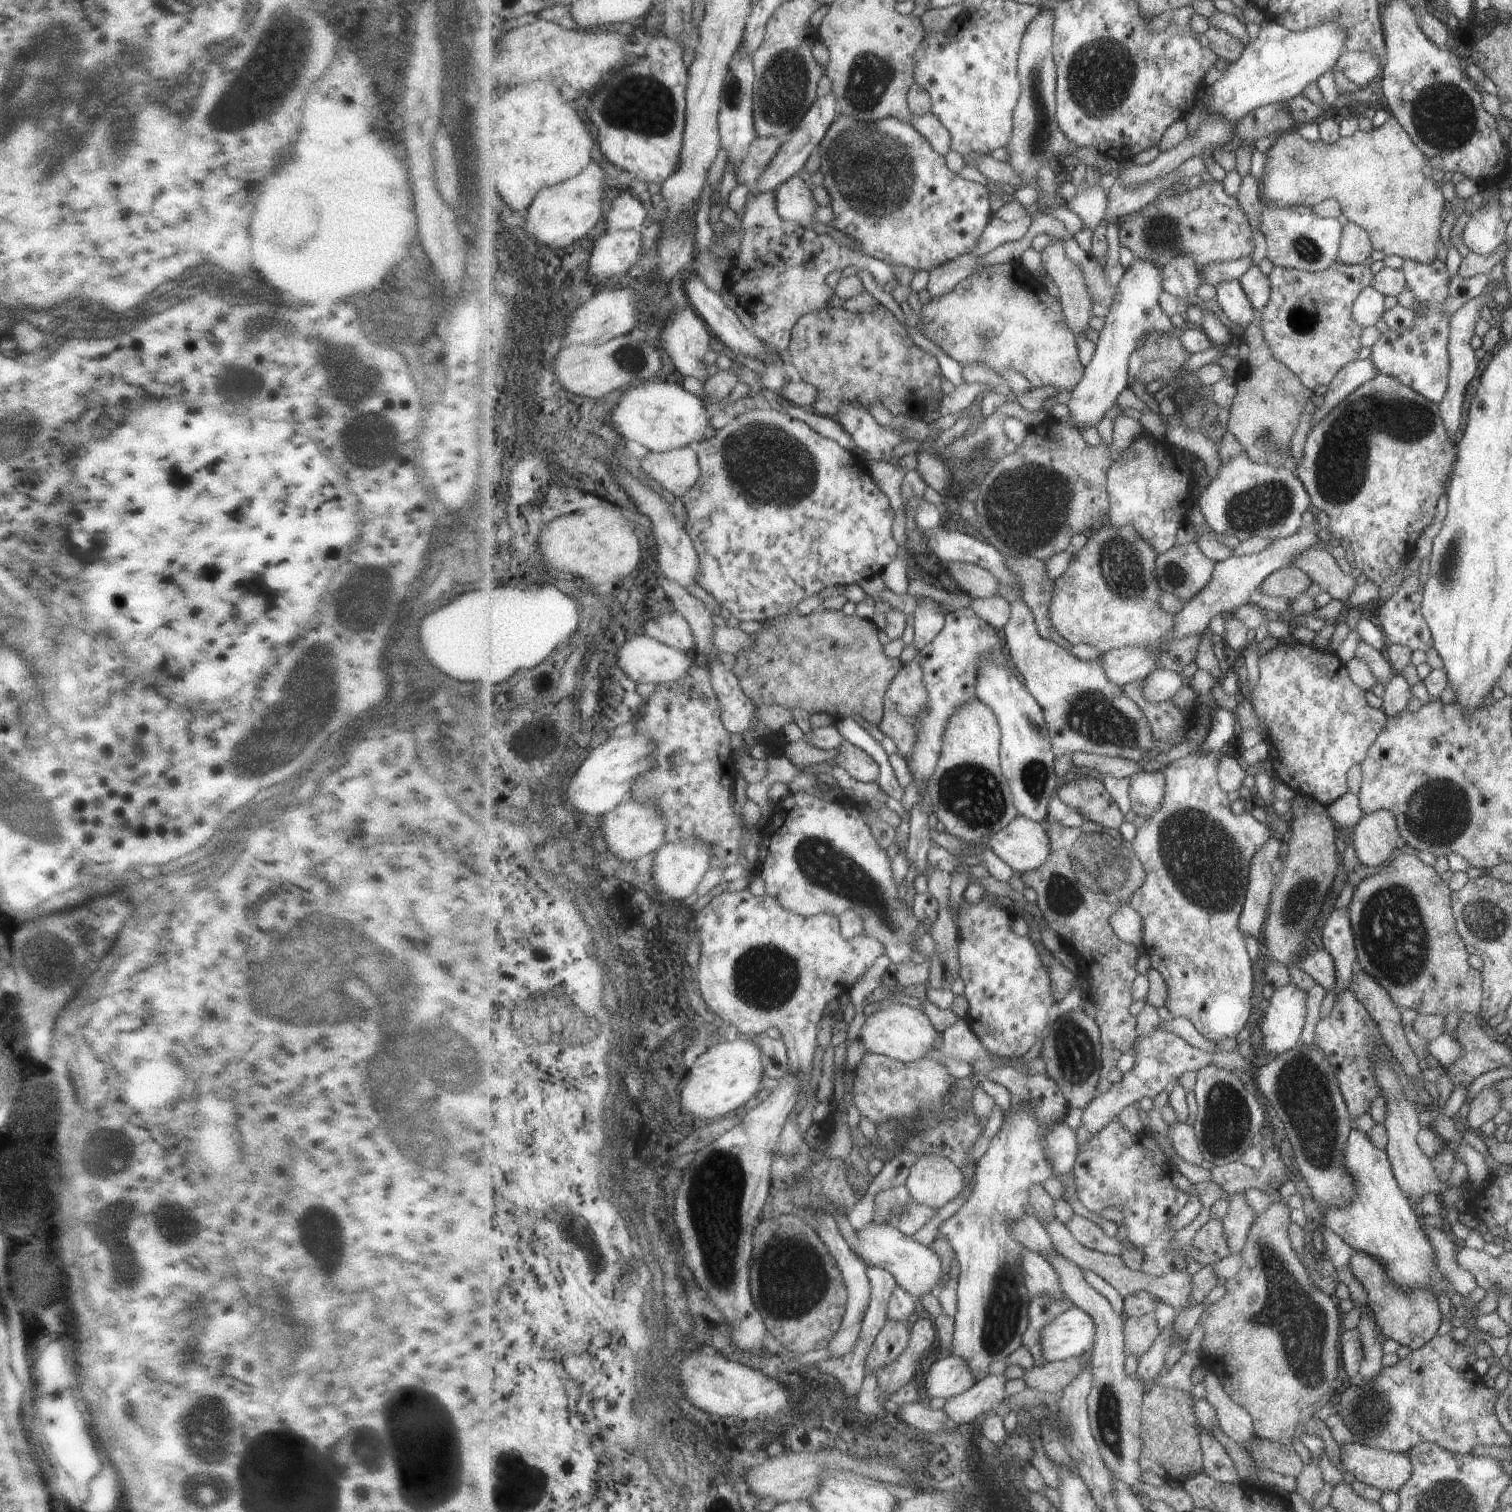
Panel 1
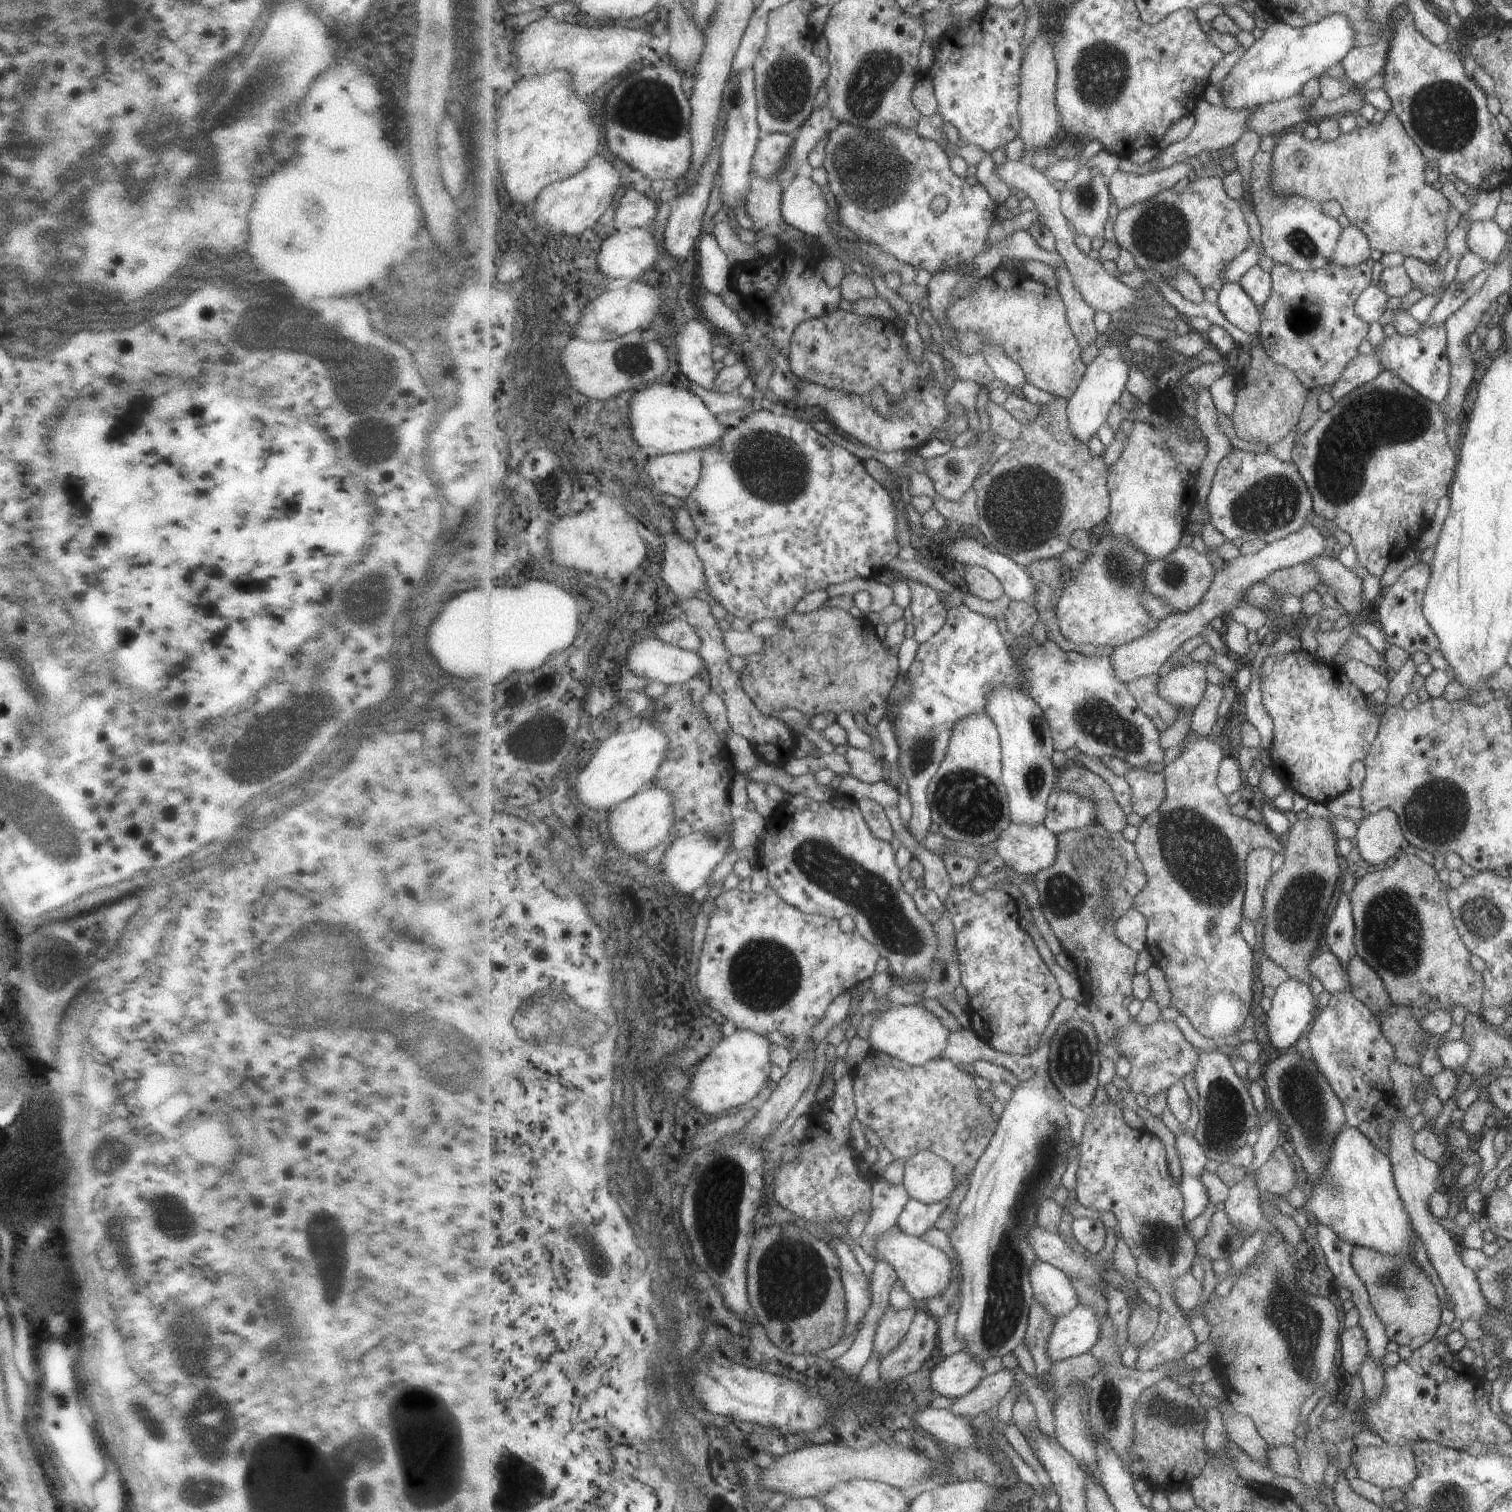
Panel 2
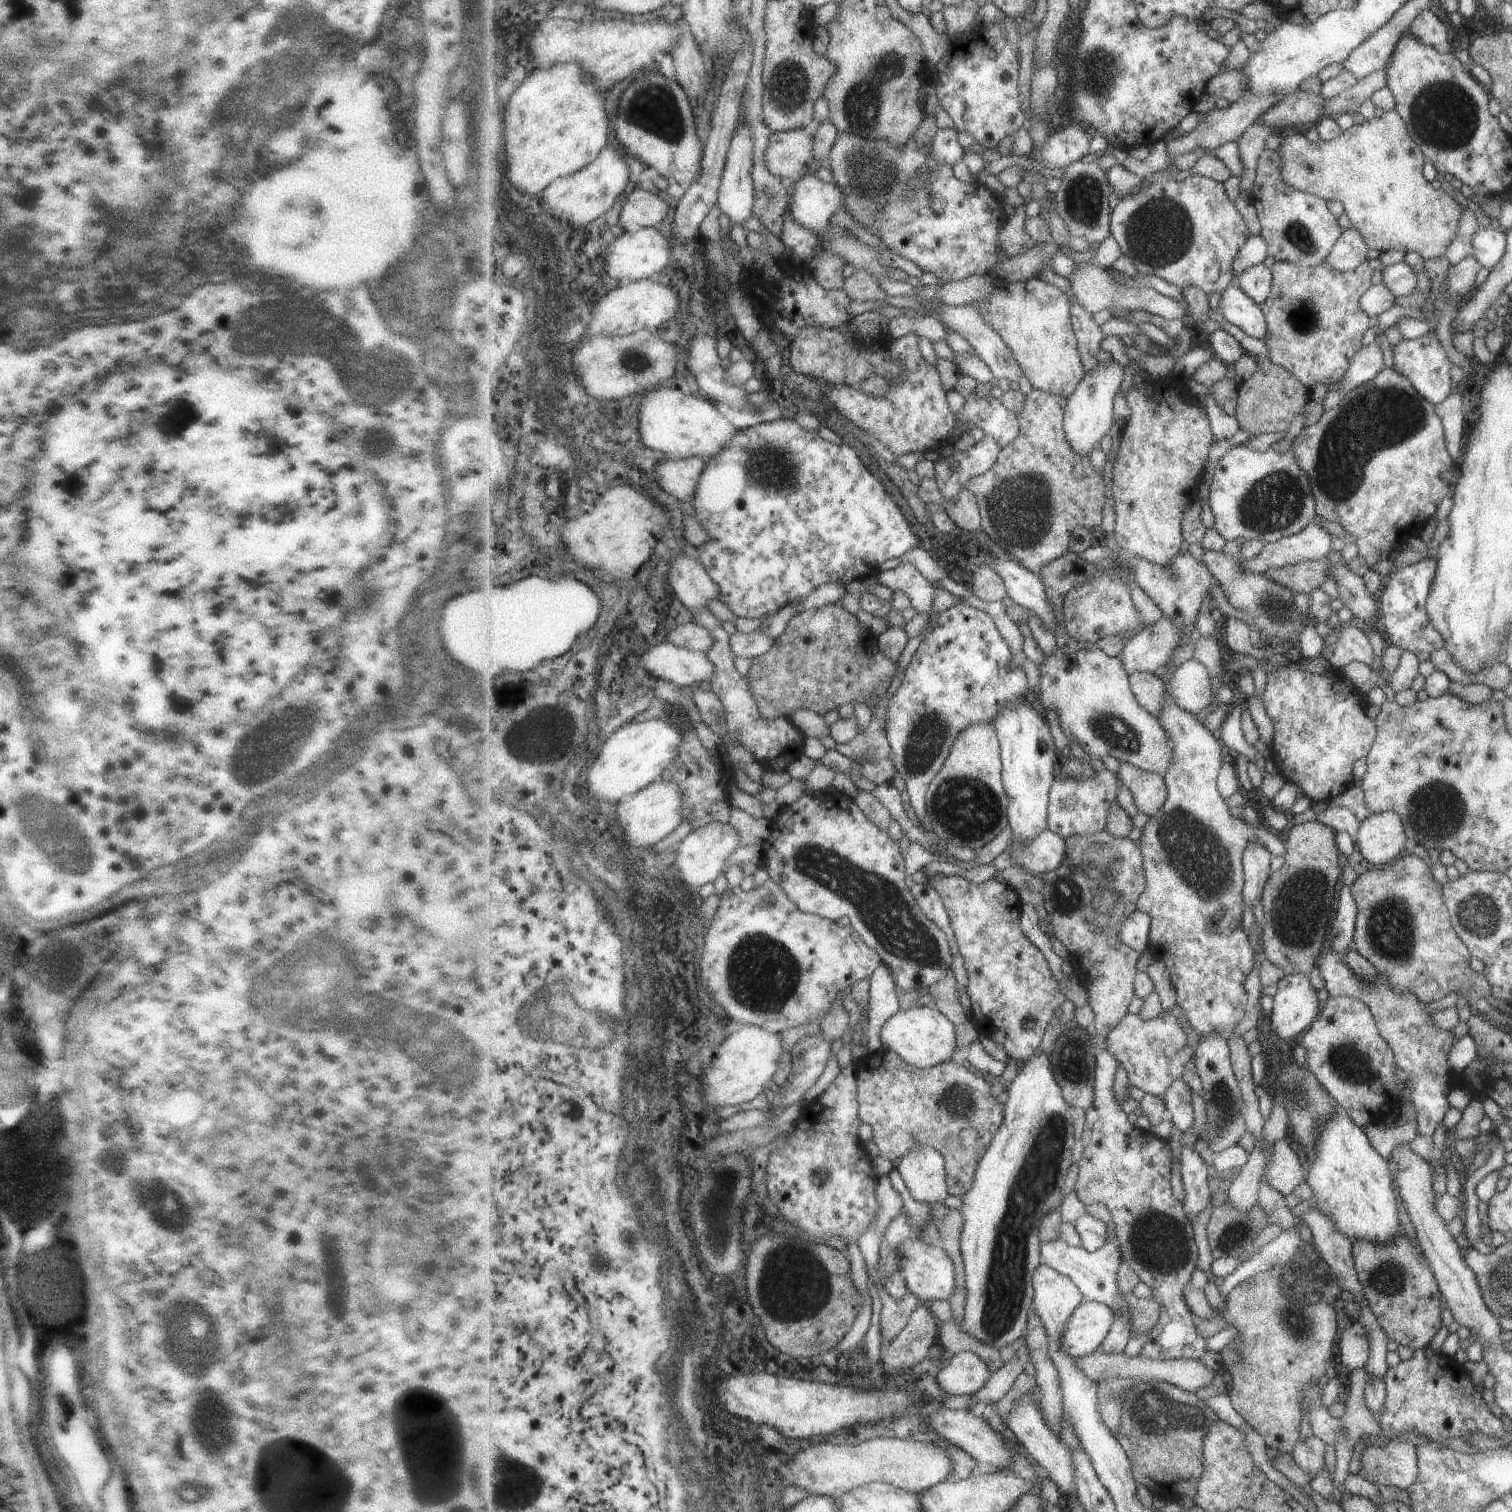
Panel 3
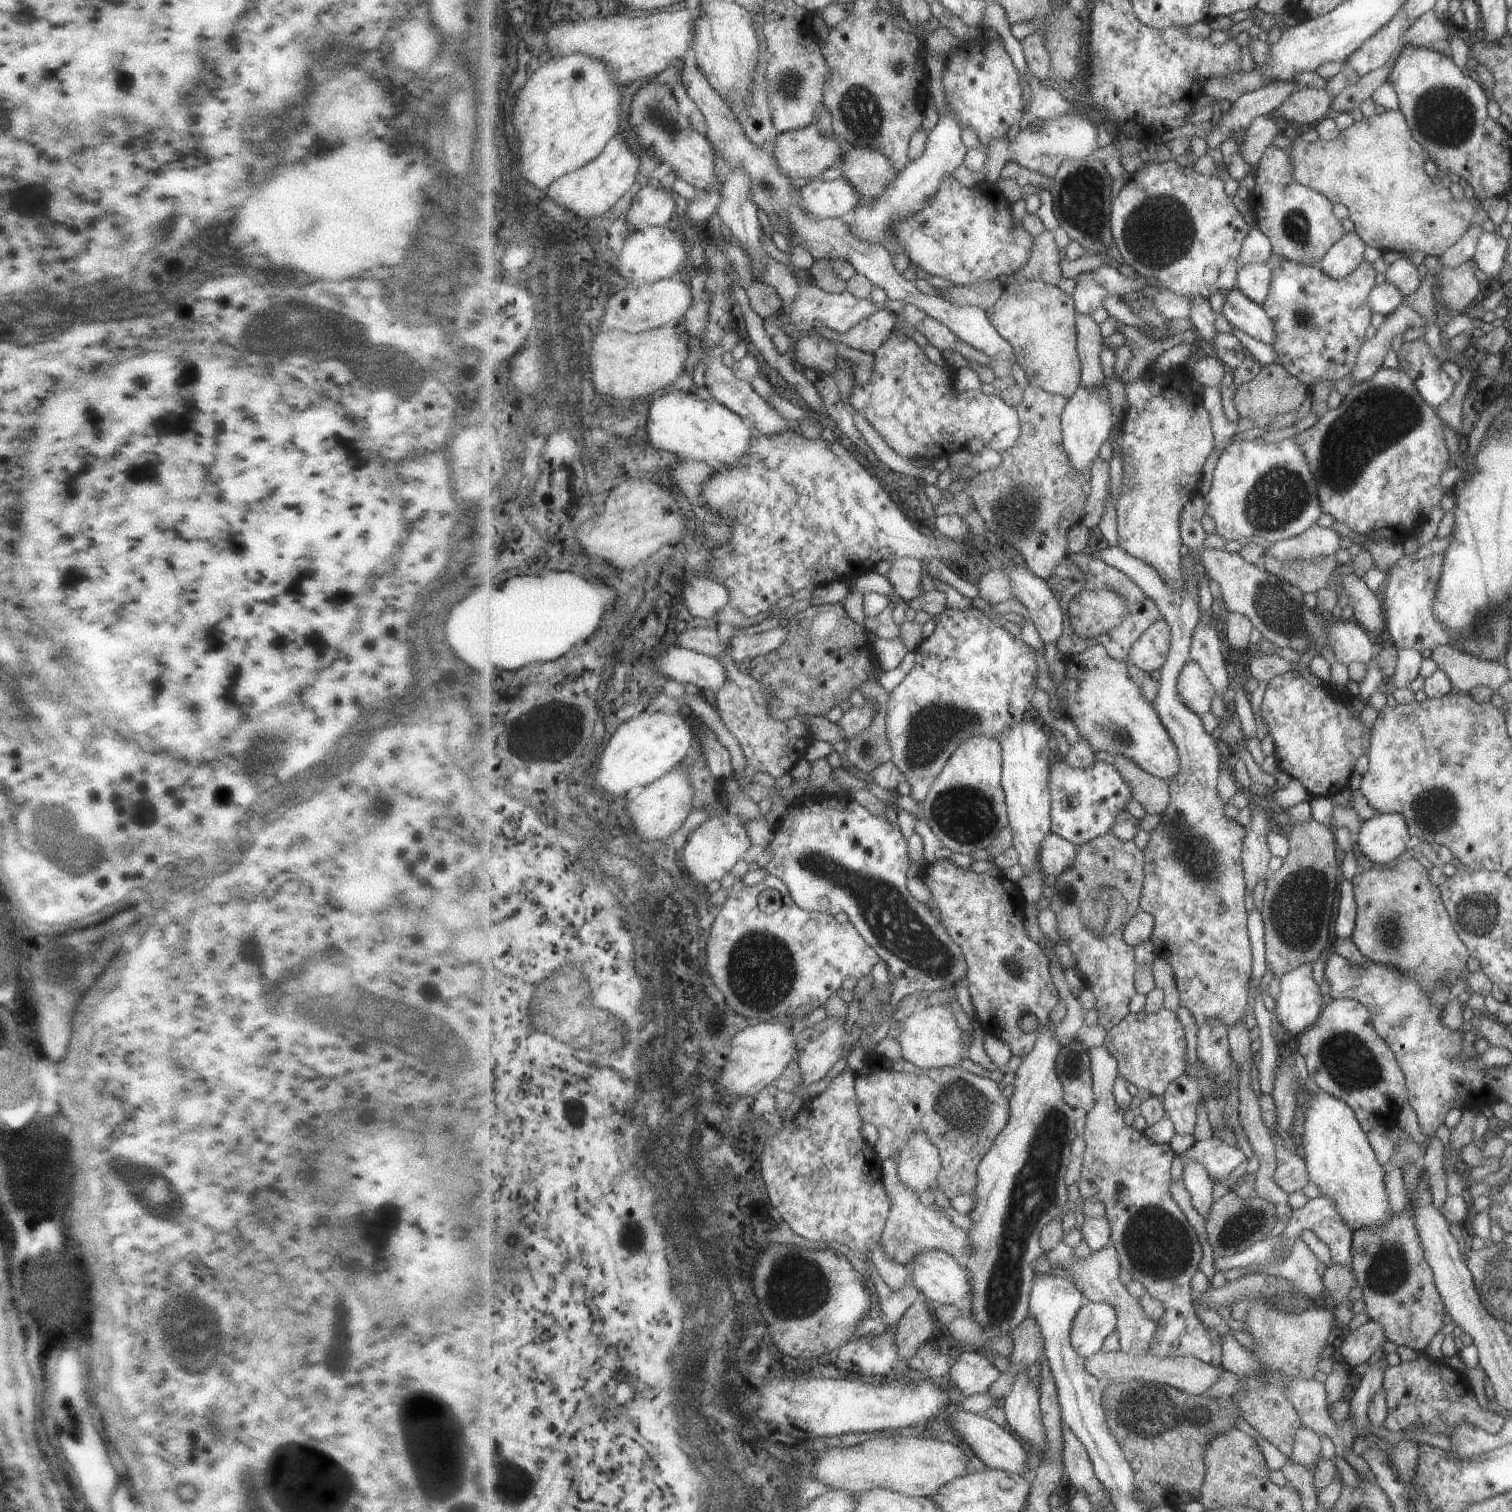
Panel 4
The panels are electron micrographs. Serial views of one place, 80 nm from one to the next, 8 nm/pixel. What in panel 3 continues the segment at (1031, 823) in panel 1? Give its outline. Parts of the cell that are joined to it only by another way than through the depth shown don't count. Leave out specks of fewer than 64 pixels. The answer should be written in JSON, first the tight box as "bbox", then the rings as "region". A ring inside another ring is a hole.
{"bbox":[1007,829,1069,874],"region":[[[1048,829],[1027,846],[1019,846],[1013,836],[1013,842],[1007,849],[1013,854],[1015,862],[1033,874],[1056,871],[1069,856],[1068,840]]]}

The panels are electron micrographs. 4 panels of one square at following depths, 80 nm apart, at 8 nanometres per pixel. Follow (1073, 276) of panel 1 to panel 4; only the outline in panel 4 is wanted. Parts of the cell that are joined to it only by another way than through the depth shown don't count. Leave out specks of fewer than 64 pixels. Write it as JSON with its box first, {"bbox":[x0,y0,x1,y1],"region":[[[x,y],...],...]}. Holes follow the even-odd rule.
{"bbox":[1077,315,1107,388],"region":[[[1077,315],[1078,353],[1082,363],[1081,386],[1103,388],[1107,379],[1101,363],[1104,352],[1104,338],[1099,324],[1089,315]]]}

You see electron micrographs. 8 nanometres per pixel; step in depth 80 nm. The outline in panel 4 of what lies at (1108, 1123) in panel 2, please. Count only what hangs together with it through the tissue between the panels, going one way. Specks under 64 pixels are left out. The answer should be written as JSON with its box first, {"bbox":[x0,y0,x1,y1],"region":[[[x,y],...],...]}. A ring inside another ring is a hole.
{"bbox":[1078,1044,1223,1366],"region":[[[1104,1044],[1101,1047],[1090,1049],[1089,1054],[1092,1062],[1096,1103],[1090,1111],[1084,1114],[1086,1123],[1083,1136],[1086,1149],[1083,1153],[1083,1165],[1078,1180],[1082,1201],[1104,1203],[1112,1225],[1111,1242],[1118,1250],[1122,1268],[1134,1276],[1135,1282],[1142,1282],[1148,1293],[1165,1305],[1166,1311],[1158,1320],[1158,1327],[1151,1339],[1149,1353],[1160,1357],[1195,1357],[1205,1363],[1222,1366],[1223,1341],[1201,1322],[1200,1316],[1195,1313],[1195,1306],[1193,1306],[1195,1294],[1191,1290],[1191,1278],[1199,1270],[1203,1250],[1196,1230],[1188,1222],[1181,1205],[1177,1204],[1170,1191],[1172,1180],[1169,1172],[1171,1172],[1171,1164],[1173,1164],[1176,1152],[1169,1143],[1153,1142],[1148,1136],[1145,1136],[1145,1133],[1135,1130],[1131,1125],[1127,1126],[1126,1110],[1121,1109],[1117,1104],[1114,1093],[1114,1084],[1120,1075],[1118,1060]]]}

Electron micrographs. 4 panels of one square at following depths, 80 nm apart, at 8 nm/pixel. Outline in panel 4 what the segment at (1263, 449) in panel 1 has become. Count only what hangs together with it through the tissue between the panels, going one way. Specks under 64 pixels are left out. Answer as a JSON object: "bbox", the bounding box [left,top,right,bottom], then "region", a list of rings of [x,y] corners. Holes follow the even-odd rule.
{"bbox":[1233,364,1310,428],"region":[[[1267,364],[1260,368],[1260,372],[1253,380],[1238,386],[1233,402],[1240,419],[1255,420],[1255,427],[1265,428],[1275,416],[1299,408],[1307,400],[1310,392],[1309,386],[1293,377],[1281,364]]]}

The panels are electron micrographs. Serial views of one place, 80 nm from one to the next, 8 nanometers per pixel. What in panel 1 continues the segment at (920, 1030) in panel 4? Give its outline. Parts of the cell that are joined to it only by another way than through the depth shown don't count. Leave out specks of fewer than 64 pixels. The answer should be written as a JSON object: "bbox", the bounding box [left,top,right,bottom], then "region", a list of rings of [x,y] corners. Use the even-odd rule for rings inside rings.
{"bbox":[860,1004,942,1063],"region":[[[895,1004],[886,1009],[869,1010],[861,1027],[860,1039],[867,1052],[910,1063],[923,1059],[929,1050],[935,1050],[933,1045],[937,1036],[942,1034],[935,1030],[935,1026],[923,1010],[905,1004]]]}

